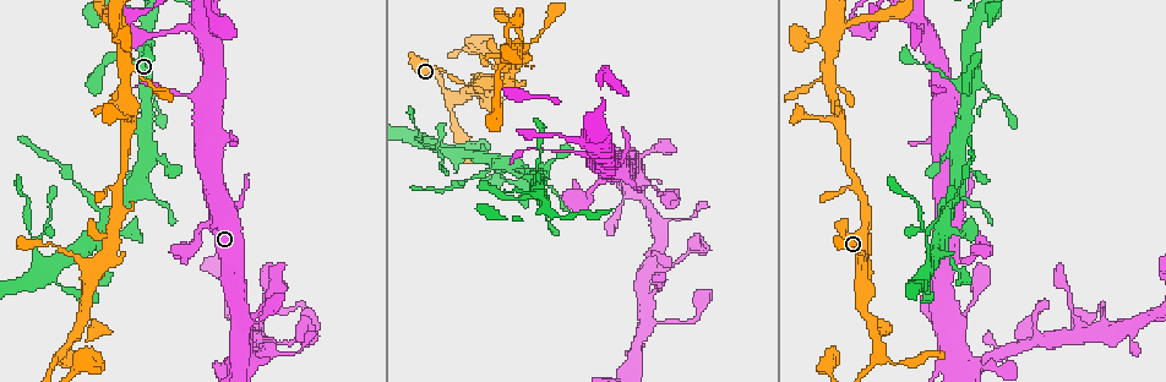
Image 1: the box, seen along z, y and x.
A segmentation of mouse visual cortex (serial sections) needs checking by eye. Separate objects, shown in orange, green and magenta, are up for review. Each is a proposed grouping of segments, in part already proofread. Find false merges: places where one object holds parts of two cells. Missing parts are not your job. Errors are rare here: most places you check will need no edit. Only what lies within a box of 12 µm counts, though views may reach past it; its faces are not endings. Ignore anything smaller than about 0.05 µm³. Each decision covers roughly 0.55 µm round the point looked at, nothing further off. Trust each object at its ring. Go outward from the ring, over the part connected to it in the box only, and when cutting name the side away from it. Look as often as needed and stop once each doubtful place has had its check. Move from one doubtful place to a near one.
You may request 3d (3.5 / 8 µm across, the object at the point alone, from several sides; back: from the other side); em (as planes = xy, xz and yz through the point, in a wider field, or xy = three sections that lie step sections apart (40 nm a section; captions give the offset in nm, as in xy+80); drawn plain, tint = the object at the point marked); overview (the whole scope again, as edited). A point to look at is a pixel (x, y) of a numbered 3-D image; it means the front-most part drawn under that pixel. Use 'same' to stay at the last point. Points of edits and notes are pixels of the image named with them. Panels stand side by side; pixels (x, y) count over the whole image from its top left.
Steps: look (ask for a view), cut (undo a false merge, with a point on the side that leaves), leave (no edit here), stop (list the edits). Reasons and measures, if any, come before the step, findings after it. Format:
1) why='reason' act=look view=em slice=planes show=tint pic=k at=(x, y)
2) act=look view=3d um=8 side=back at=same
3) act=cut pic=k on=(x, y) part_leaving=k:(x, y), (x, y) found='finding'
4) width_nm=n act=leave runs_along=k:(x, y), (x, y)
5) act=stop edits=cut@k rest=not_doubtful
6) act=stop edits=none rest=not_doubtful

why='three arms meet' act=look view=3d um=8 pic=1 at=(863, 265)

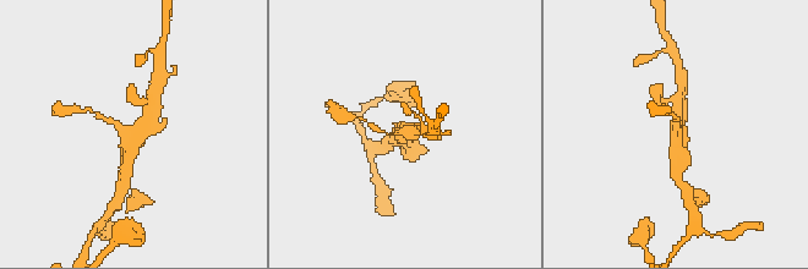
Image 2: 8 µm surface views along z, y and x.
act=look view=3d um=3.5 pic=2 at=(412, 134)

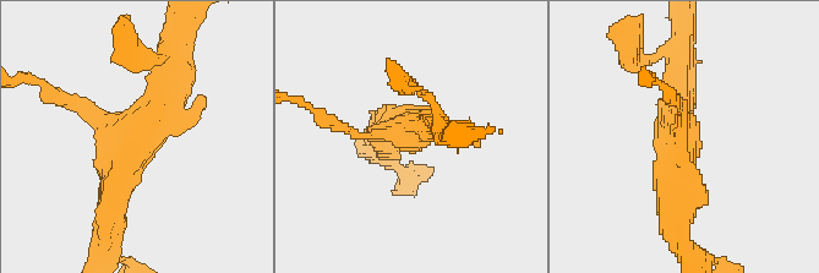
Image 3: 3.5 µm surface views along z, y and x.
act=look view=em slice=xy step=3 show=tint pic=3 at=(133, 128)

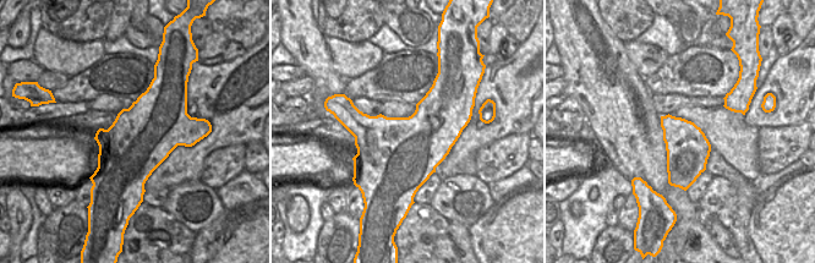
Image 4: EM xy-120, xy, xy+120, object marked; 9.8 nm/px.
width_nm=750 act=leave runs_along=3:(63, 100), (138, 127), (168, 60) found='continuous, no second cell'

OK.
why='sharp bend' act=look view=3d um=3.5 pic=1 at=(40, 233)

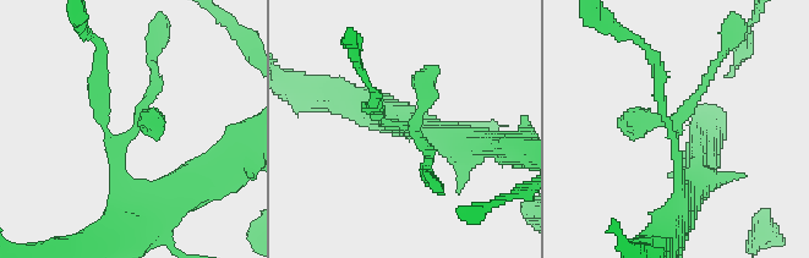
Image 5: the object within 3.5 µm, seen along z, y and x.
why='need the tissue' act=look view=em slice=planes show=tint pic=5 at=(406, 125)

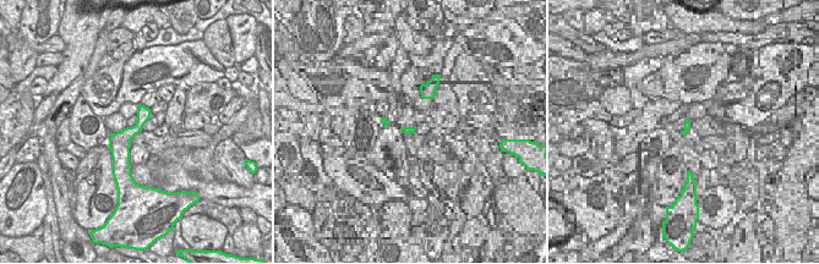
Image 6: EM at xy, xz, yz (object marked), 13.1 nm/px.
act=leave runs_along=5:(681, 202), (678, 120), (618, 124) found='continuous, no second cell'

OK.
why='thick turns thin' act=look view=3d um=3.5 pic=1 at=(484, 176)

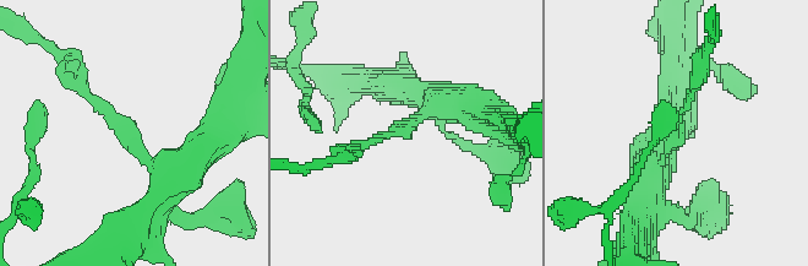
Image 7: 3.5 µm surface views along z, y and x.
arm_widths_nm=150,350 why='shape alone is not enough' act=look view=em slice=planes show=tint pic=7 at=(128, 132)

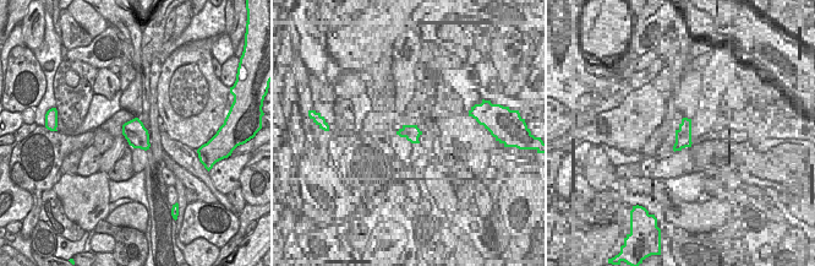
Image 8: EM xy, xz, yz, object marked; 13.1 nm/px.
act=cut pic=7 on=(404, 131) part_leaving=7:(419, 119), (362, 145), (348, 157) found='a second cell is stuck on'

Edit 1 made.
act=stop edits=cut@7 rest=not_doubtful

